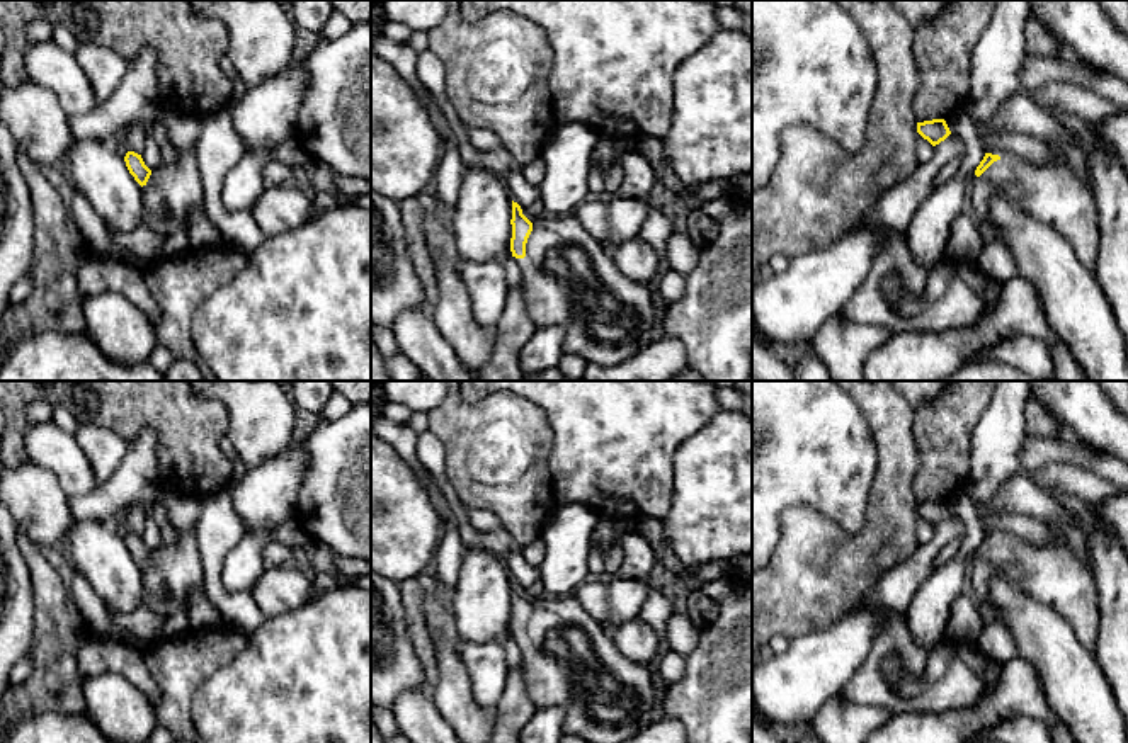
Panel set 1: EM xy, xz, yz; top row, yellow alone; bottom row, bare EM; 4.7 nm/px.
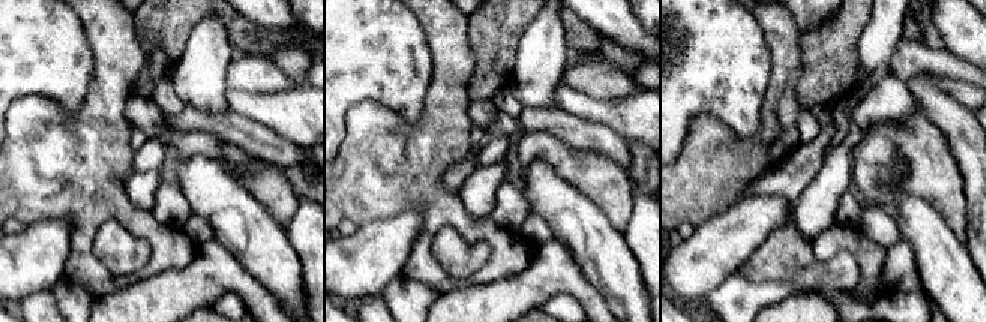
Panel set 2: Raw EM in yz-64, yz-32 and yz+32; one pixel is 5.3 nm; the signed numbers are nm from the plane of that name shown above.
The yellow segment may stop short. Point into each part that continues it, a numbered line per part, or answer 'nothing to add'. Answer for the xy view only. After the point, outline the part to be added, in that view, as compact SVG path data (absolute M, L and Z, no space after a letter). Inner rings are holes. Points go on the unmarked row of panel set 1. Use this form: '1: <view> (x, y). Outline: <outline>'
1: xy (174, 572). Outline: M196 530L177 532L172 544L162 544L151 551L141 573L148 600L163 609L185 605L189 595L202 587Z

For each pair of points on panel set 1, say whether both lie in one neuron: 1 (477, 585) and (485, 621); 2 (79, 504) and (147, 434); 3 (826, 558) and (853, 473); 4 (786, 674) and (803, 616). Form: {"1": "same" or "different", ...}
{"1": "same", "2": "same", "3": "different", "4": "different"}

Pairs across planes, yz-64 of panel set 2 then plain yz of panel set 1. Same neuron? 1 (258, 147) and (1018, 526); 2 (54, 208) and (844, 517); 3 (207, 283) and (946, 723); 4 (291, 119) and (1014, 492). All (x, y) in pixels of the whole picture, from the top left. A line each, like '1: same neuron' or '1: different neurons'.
1: same neuron
2: different neurons
3: same neuron
4: same neuron

